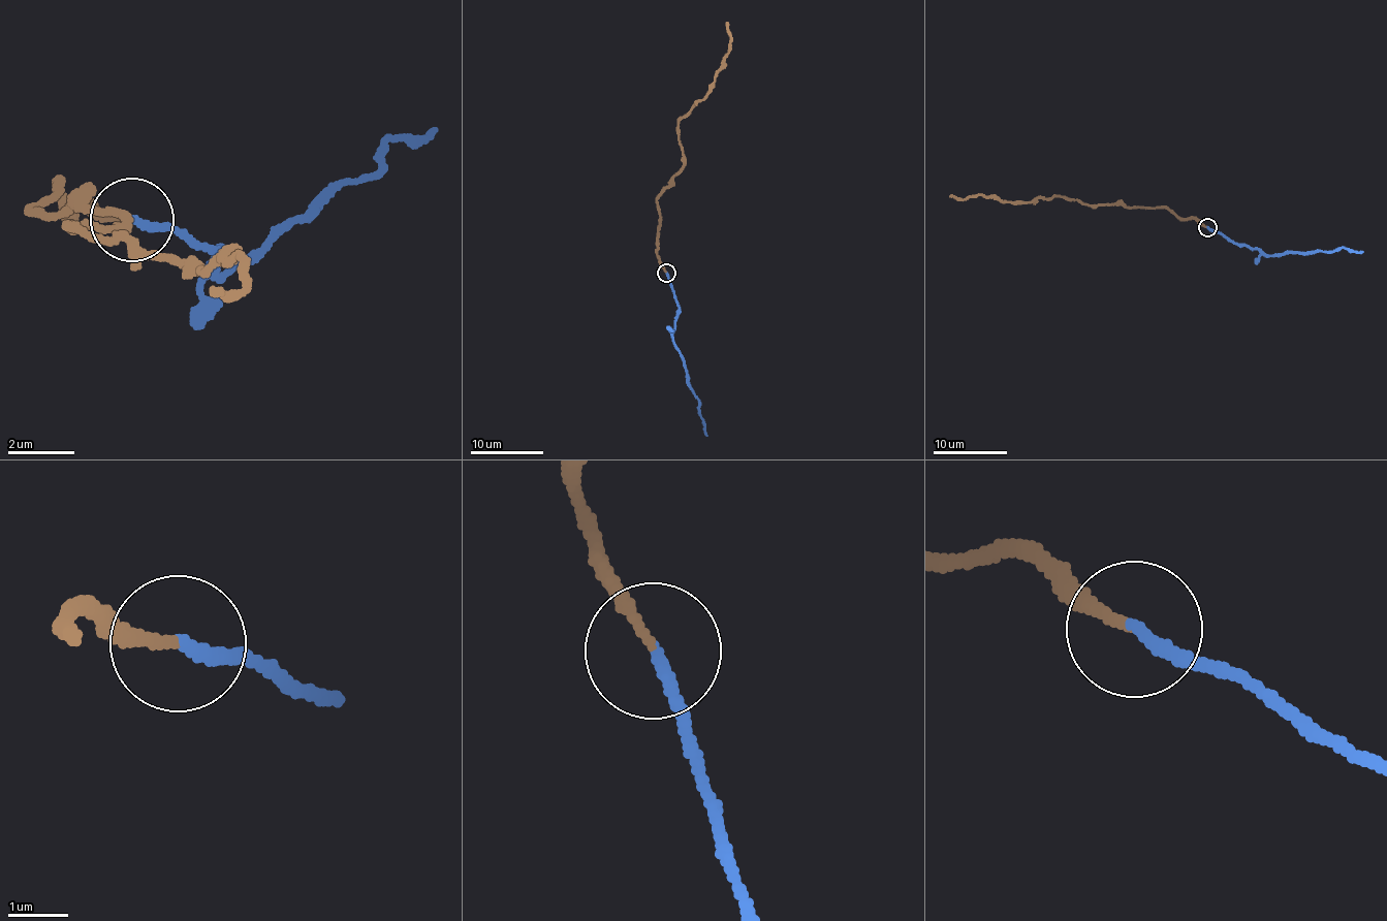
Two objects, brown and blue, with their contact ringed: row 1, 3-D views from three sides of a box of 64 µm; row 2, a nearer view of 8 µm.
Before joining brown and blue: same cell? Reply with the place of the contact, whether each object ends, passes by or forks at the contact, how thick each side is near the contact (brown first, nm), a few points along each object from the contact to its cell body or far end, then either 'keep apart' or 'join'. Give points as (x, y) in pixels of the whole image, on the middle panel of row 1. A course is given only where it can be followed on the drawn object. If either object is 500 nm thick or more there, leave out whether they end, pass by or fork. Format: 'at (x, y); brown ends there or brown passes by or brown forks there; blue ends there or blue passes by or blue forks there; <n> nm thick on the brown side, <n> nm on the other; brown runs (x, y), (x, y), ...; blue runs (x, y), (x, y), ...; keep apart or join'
at (666, 273); brown ends there; blue ends there; 160 nm thick on the brown side, 200 nm on the other; brown runs (666, 273), (657, 253), (658, 196), (683, 166), (678, 122), (707, 94), (728, 52), (726, 23); blue runs (666, 273), (679, 309), (672, 339), (684, 362), (688, 386), (699, 401), (699, 416), (706, 435); keep apart

